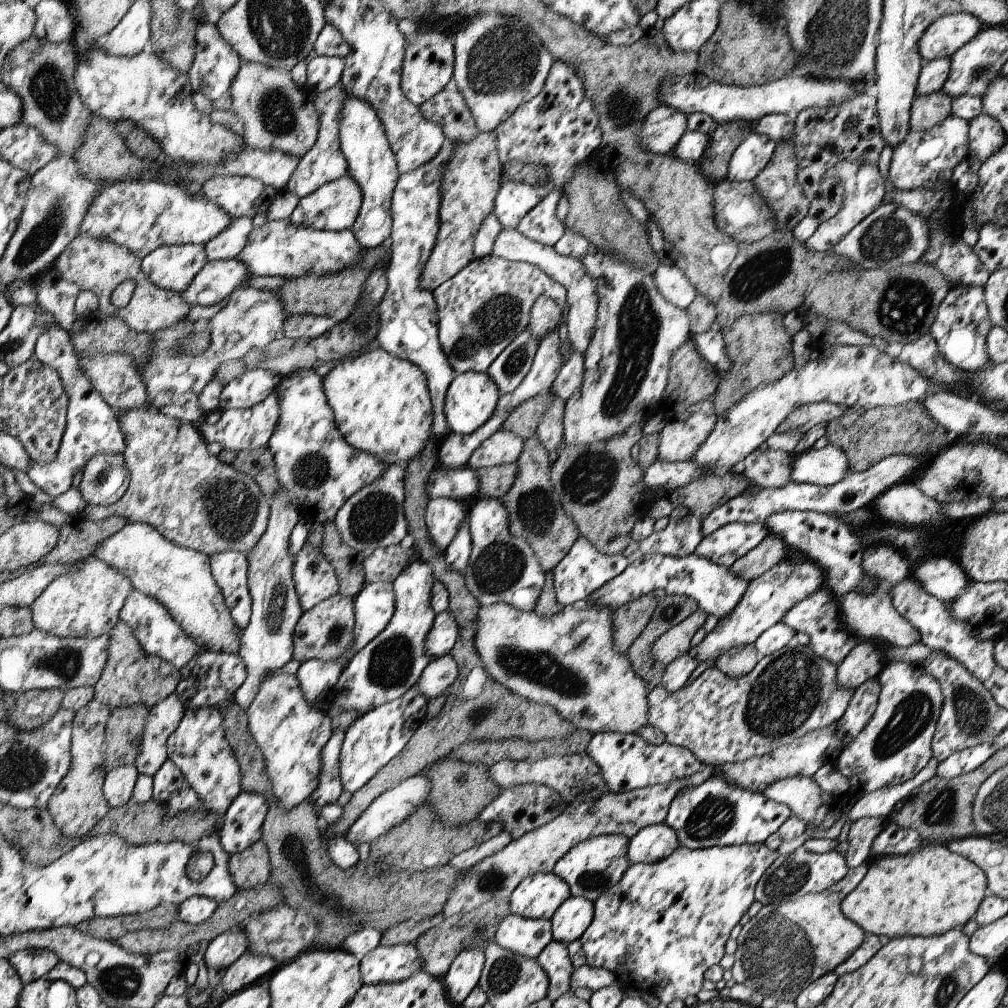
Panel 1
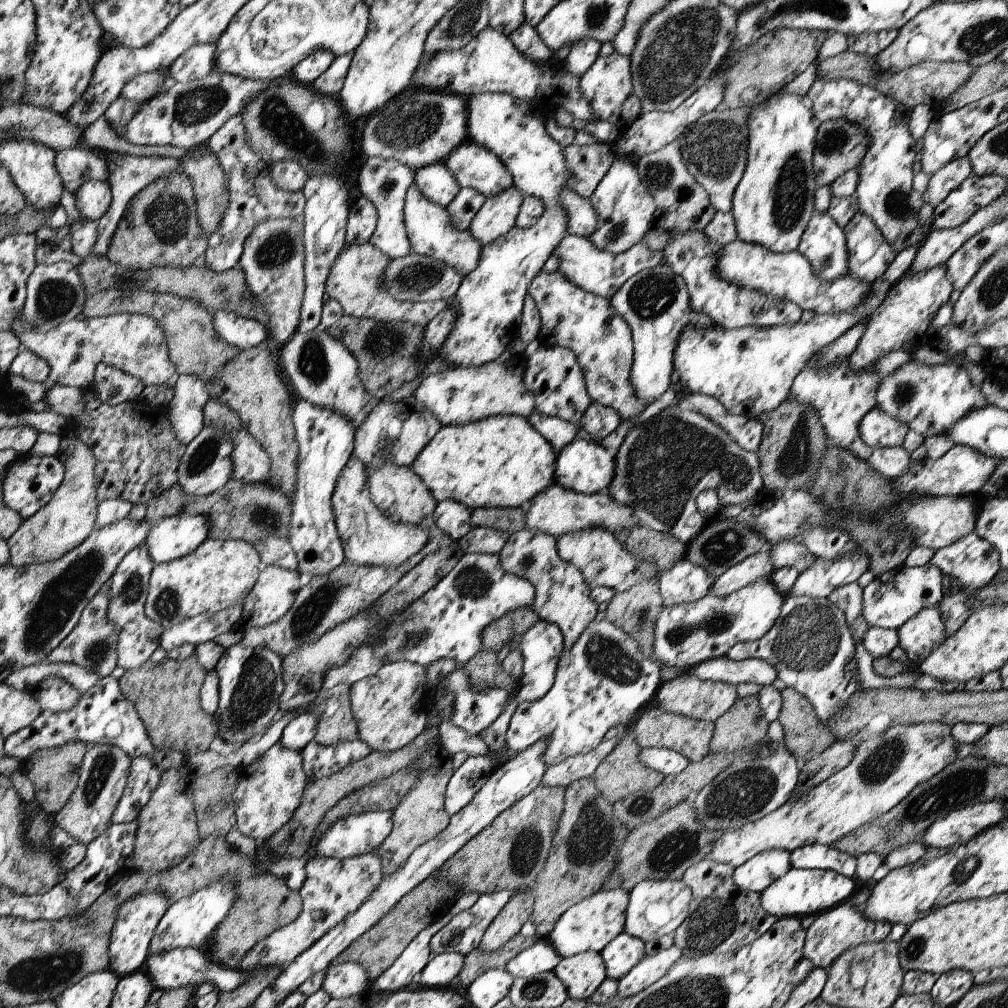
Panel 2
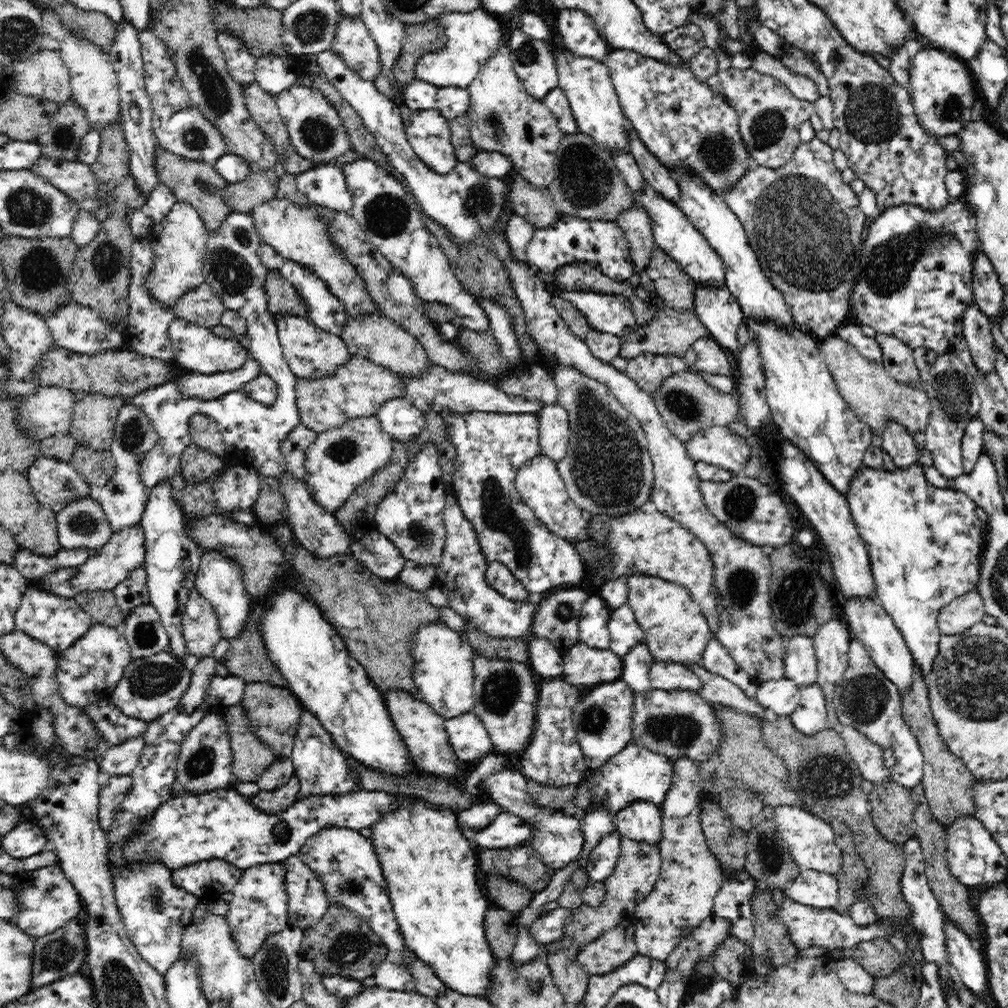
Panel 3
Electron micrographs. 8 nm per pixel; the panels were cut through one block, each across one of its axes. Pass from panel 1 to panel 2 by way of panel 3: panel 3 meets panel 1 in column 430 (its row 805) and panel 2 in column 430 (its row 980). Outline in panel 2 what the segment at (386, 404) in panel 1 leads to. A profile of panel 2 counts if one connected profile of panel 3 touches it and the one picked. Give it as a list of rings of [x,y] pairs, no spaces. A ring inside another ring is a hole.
[[[514,414],[497,415],[463,426],[442,425],[438,434],[422,448],[422,452],[418,452],[418,458],[410,468],[418,478],[422,478],[437,503],[454,500],[470,510],[483,507],[523,507],[534,496],[556,484],[556,456],[554,448],[532,427],[528,419]]]

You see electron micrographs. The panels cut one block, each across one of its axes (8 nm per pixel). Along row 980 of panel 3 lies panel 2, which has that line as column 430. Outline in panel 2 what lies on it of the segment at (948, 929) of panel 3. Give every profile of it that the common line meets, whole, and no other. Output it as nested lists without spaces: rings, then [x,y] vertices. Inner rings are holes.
[[[443,953],[435,955],[420,972],[423,988],[447,989],[456,985],[455,981],[464,965],[464,955]]]

